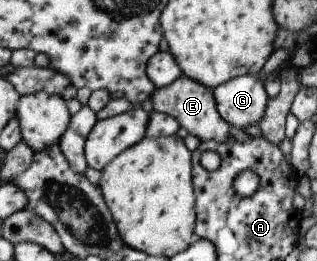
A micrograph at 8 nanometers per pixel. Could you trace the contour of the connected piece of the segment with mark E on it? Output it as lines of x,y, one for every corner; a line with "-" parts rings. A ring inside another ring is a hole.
181,74
172,83
164,87
154,88
148,98
151,99
153,105
152,111
156,110
172,116
179,127
184,127
188,134
193,135
200,142
222,143
230,137
228,135
229,125
218,115
211,90
184,74

